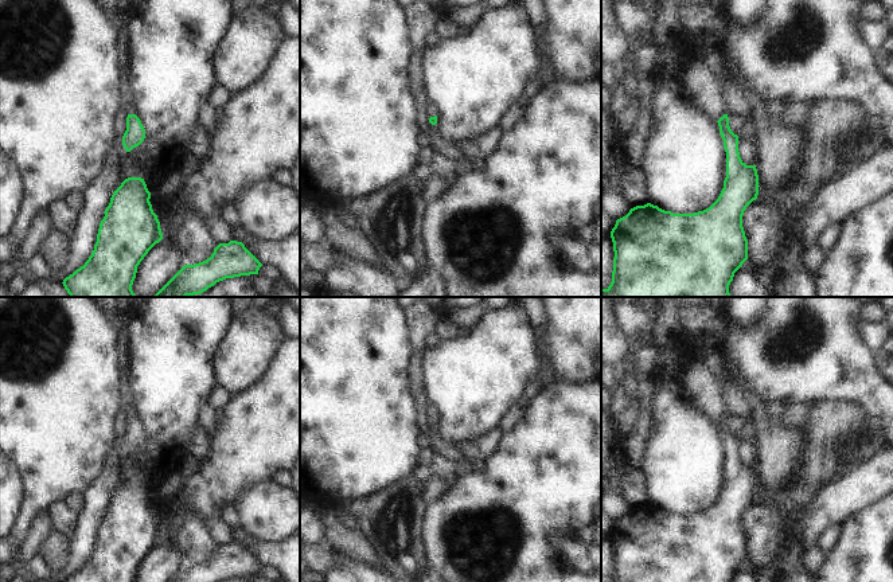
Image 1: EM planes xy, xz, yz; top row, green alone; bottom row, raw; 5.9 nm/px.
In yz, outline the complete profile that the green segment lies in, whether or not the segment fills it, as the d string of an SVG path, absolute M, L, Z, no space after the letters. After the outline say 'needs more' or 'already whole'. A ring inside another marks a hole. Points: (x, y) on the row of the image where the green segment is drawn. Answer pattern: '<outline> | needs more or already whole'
M699 36L691 38L698 46L698 59L690 65L687 82L697 93L697 102L710 114L721 118L717 121L726 152L726 177L718 199L706 210L694 214L674 214L658 206L647 203L636 206L629 212L617 219L611 231L613 242L613 272L612 282L607 289L601 289L601 297L732 297L729 285L734 273L748 259L748 239L742 227L742 215L746 207L757 199L759 175L756 165L746 165L738 152L738 136L729 126L729 108L721 94L721 82L714 71L705 62L705 44Z | needs more

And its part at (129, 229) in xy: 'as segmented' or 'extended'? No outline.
as segmented

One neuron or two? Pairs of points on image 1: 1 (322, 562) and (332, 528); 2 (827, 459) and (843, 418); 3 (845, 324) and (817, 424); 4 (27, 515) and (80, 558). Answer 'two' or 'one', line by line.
1: two
2: one
3: two
4: two

